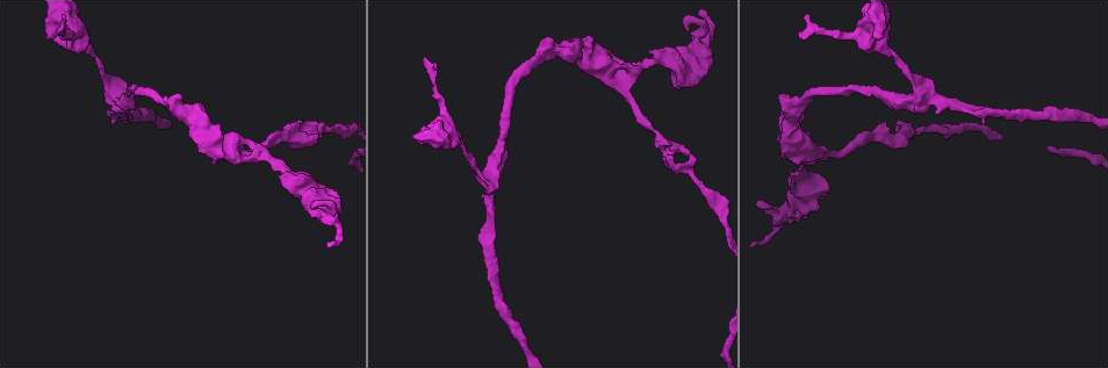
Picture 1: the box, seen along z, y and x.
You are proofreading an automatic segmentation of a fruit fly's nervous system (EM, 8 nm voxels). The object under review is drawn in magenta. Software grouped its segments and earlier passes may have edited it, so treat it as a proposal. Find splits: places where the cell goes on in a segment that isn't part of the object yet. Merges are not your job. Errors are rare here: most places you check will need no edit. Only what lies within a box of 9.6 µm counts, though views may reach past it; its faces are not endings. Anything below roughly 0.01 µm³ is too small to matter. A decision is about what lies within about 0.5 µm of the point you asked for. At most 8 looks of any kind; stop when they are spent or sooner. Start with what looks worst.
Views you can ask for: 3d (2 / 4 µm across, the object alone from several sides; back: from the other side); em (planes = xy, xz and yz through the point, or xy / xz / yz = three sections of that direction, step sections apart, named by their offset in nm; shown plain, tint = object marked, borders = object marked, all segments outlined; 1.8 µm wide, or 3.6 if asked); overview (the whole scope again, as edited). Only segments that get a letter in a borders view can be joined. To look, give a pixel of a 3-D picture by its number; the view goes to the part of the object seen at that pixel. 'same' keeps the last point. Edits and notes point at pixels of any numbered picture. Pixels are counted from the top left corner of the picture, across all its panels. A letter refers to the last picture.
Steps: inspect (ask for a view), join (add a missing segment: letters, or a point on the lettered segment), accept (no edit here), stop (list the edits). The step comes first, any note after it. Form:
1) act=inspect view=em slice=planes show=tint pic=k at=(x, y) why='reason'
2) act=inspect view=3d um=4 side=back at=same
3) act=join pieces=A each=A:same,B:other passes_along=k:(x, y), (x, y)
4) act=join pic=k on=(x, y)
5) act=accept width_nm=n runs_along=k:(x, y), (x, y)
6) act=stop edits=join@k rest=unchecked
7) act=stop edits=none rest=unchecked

act=inspect view=3d um=2 pic=1 at=(489, 178) why='three arms meet'

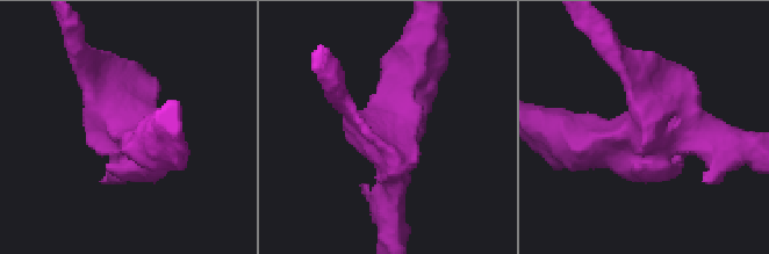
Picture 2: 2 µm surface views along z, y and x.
act=inspect view=em slice=planes show=borders pic=2 at=(642, 135) why='shape alone is not enough'

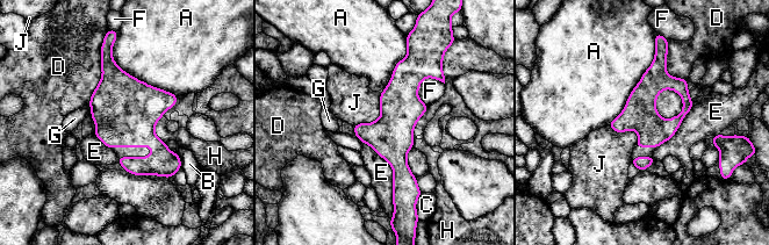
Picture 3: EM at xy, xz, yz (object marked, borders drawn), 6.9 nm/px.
act=accept each=A:other,B:other,C:other,D:other,E:other,F:other,G:other,H:other,J:other runs_along=3:(409, 59), (400, 98), (397, 193) found='no lettered segment goes on from it'

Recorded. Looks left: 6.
act=inspect view=em slice=xz step=4 show=borders pic=1 at=(294, 138)

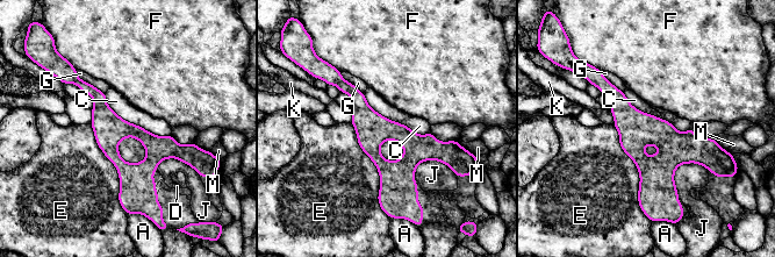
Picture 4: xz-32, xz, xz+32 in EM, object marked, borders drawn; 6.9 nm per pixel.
act=accept each=A:other,C:other,D:other,E:other,F:other,G:other,J:other,K:other,M:other found='no lettered segment goes on from it'

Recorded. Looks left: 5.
act=inspect view=em um=3.6 slice=planes show=tint pic=1 at=(451, 129) why='sharp bend'

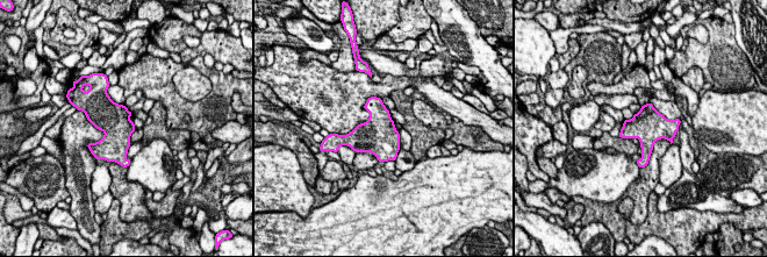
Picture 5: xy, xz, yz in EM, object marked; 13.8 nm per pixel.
act=inspect view=em um=3.6 slice=planes show=borders at=same

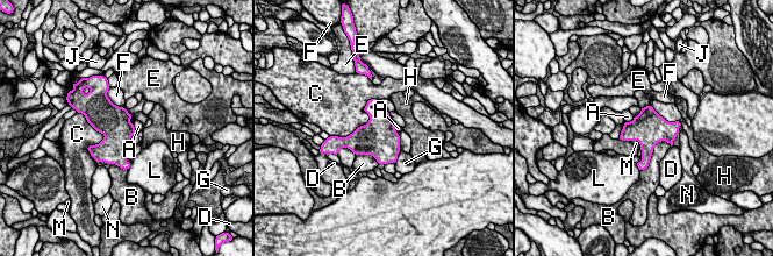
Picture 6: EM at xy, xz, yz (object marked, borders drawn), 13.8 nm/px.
act=accept width_nm=460 each=A:other,B:other,C:other,D:other,E:other,F:other,G:other,H:other,J:other,L:other,M:other,N:other border=6:(634, 118), (624, 122) found='none of them fits'

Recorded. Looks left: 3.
act=stop edits=none rest=unchecked

